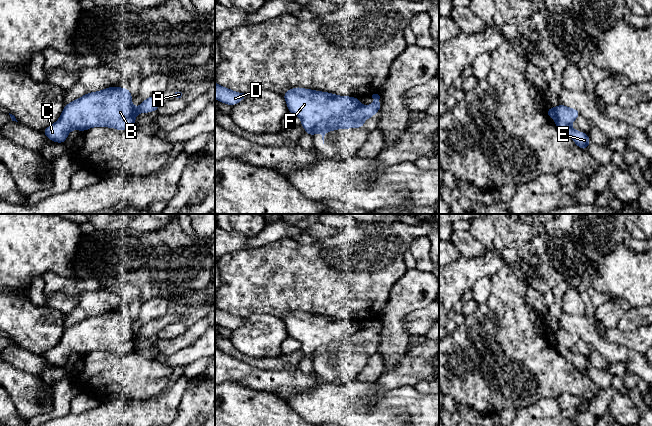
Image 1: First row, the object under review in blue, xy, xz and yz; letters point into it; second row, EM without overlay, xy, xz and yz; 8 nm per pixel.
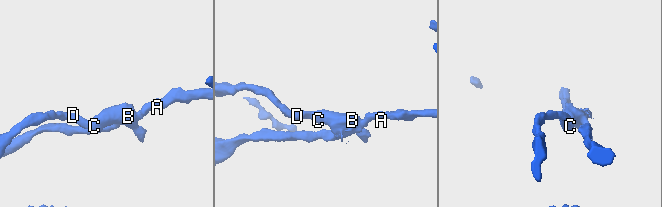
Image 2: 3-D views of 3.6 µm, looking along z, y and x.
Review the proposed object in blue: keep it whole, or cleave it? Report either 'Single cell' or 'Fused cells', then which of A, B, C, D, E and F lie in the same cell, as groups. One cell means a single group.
Fused cells. Groups: A E / B C D F

